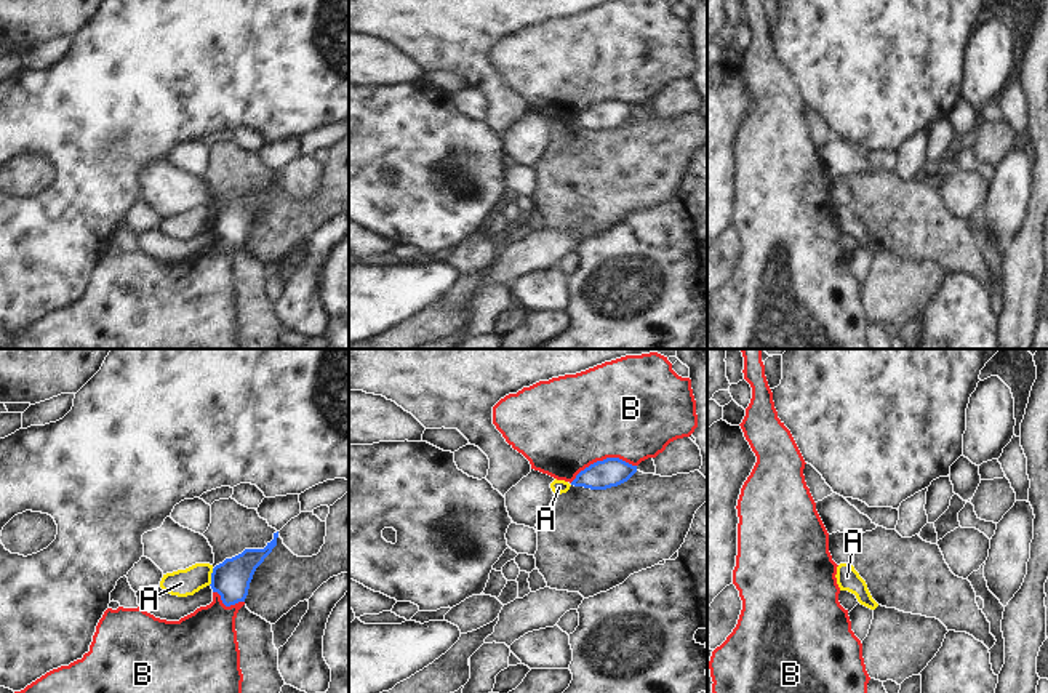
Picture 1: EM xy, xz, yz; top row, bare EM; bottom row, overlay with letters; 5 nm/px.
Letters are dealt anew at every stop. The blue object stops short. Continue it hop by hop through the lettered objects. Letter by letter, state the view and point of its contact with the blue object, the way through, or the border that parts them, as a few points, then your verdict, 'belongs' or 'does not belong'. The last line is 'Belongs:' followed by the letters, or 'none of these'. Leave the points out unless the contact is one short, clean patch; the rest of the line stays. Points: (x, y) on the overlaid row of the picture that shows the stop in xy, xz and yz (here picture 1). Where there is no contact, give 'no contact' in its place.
A: contact xy (212, 576); border xy (213, 568), (208, 584); does not belong
B: contact xz (604, 460); does not belong
Belongs: none of these

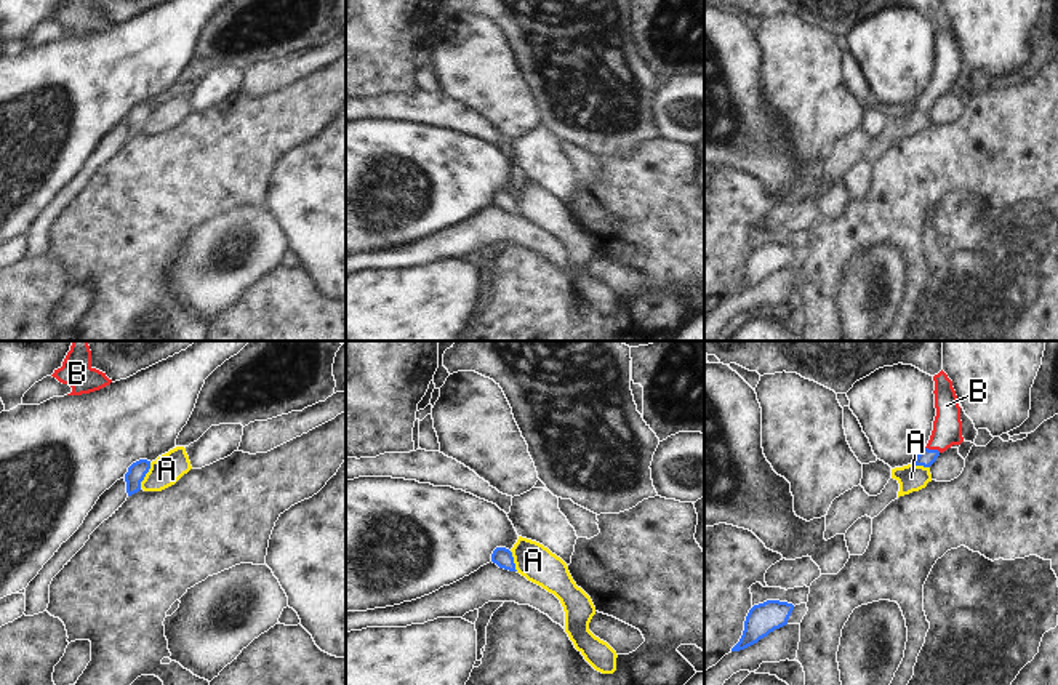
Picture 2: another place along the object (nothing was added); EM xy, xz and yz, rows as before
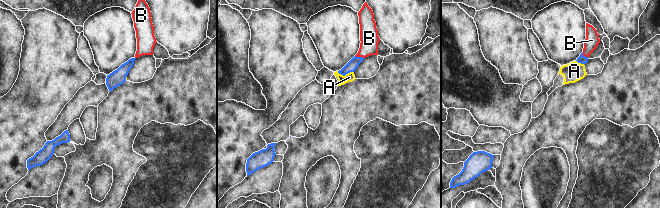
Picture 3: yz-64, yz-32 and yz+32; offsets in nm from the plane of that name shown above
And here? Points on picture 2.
A: contact xy (144, 476); border xy (151, 463), (140, 487); does not belong
B: contact yz (933, 450); way yz (925, 458), (933, 450), (946, 431); belongs
Belongs: B

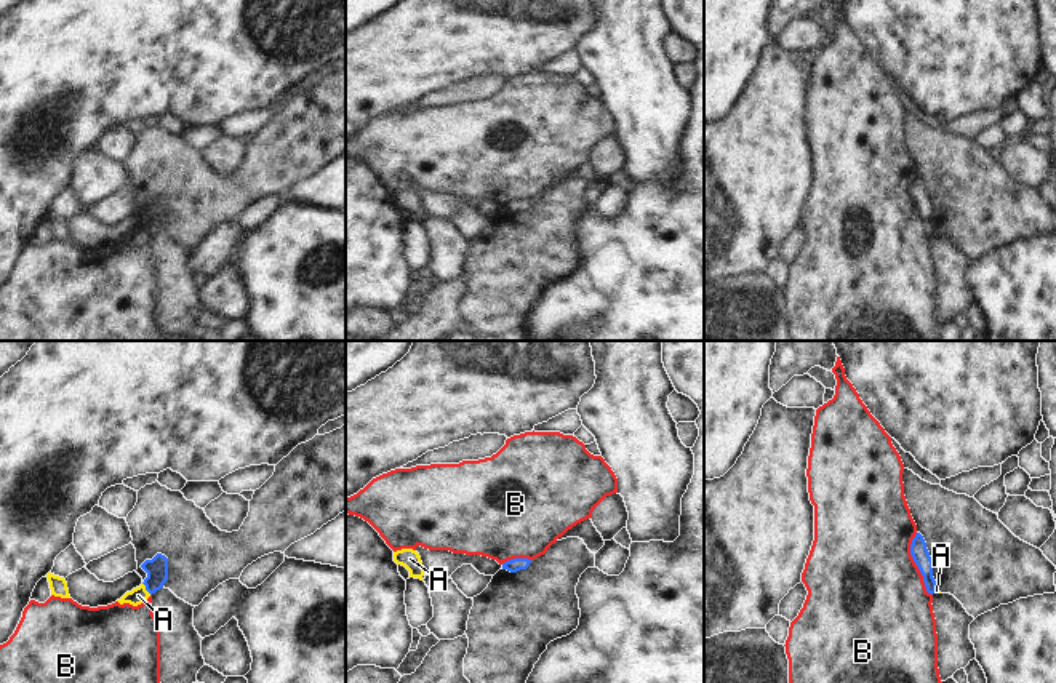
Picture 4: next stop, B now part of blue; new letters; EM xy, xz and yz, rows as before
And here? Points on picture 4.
A: contact xy (146, 589); does not belong
B: contact yz (916, 563); does not belong
Belongs: none of these

